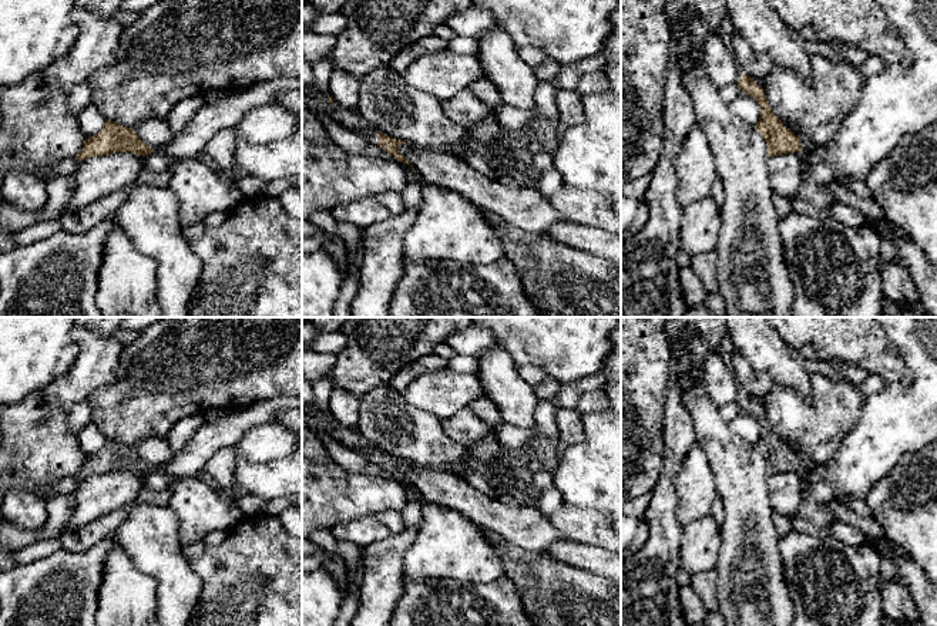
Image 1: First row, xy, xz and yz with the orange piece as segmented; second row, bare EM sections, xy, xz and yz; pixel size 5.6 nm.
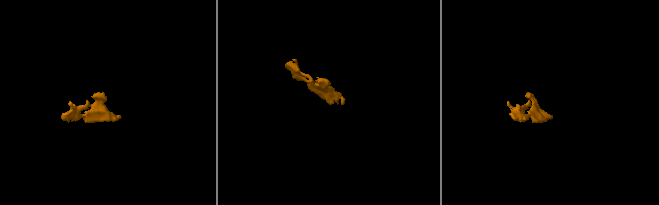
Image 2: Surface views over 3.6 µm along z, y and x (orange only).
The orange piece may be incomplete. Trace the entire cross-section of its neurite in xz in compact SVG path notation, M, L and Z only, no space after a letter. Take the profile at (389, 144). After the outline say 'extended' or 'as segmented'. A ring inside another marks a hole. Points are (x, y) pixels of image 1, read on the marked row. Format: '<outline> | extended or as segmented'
M380 131L377 132L377 137L379 137L377 145L380 145L387 154L393 155L394 159L410 165L412 169L414 171L413 165L397 151L397 147L406 142L394 139Z | as segmented

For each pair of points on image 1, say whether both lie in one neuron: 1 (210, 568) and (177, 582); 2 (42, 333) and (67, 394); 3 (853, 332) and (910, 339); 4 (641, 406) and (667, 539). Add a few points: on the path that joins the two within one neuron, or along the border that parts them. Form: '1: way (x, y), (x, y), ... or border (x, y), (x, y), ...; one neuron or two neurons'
1: border (188, 561), (188, 565), (202, 584), (195, 606); two neurons
2: border (79, 349), (71, 366), (43, 389); two neurons
3: border (885, 332), (906, 364); two neurons
4: border (664, 451), (664, 470), (658, 484), (651, 491); two neurons

